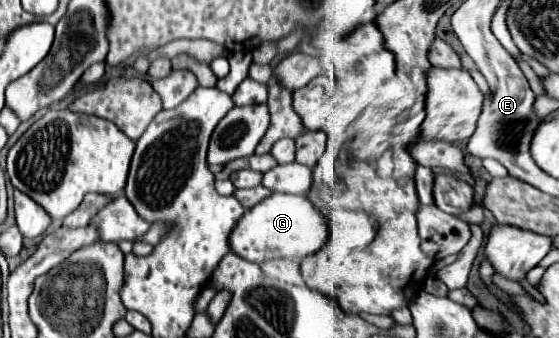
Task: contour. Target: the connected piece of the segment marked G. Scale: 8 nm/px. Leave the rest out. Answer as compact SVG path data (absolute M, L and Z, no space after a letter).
M273 192L267 200L259 202L255 208L249 208L235 232L231 234L231 250L249 262L267 262L277 258L297 258L303 260L319 252L329 240L329 220L325 214L315 208L307 196L281 194Z

